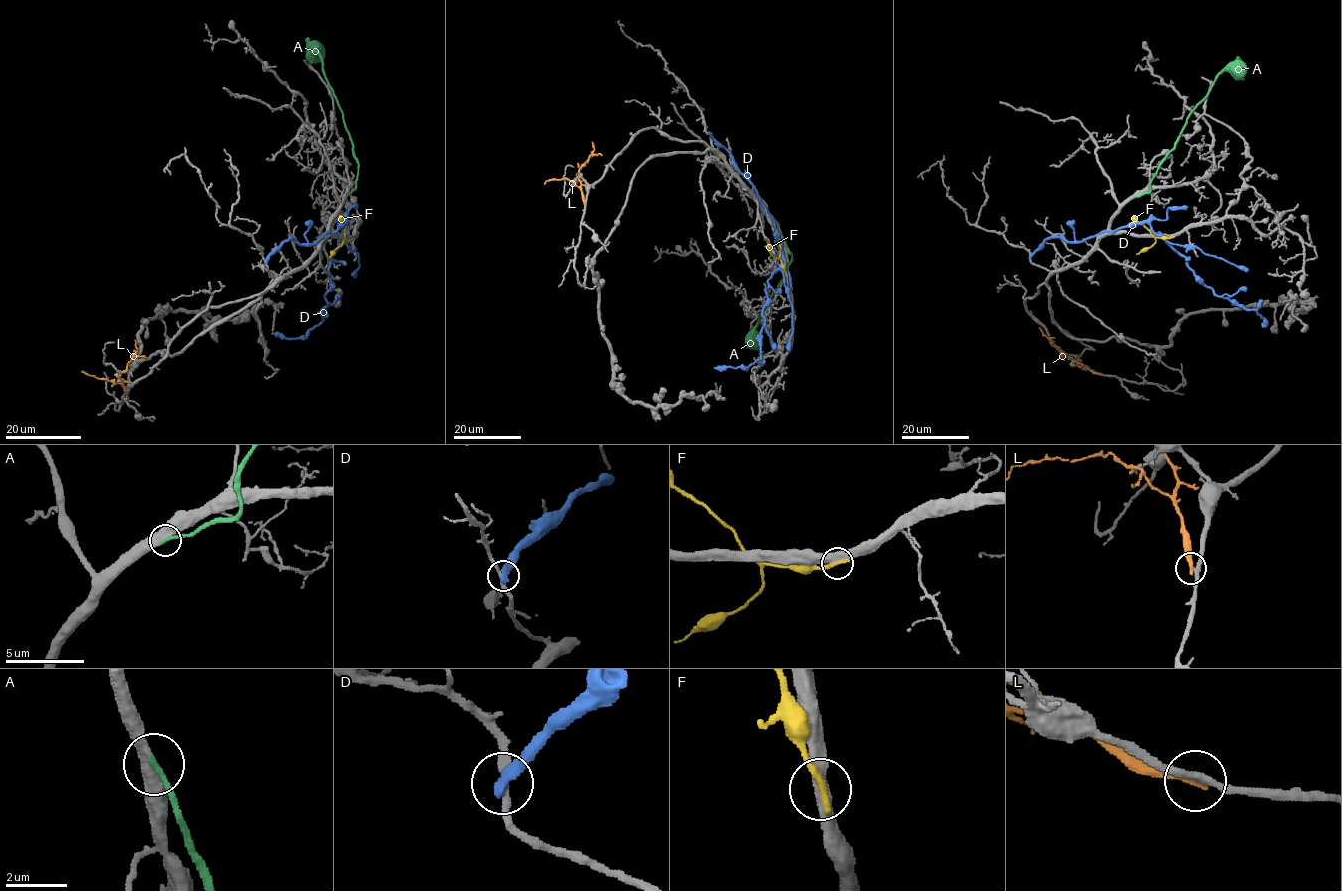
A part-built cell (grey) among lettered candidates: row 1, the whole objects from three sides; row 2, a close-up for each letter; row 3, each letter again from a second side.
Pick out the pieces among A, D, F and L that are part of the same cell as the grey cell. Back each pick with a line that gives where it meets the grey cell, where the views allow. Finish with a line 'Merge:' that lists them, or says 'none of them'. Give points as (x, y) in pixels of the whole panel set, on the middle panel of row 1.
A: (782, 237)
Merge: A

